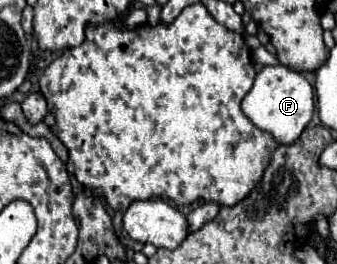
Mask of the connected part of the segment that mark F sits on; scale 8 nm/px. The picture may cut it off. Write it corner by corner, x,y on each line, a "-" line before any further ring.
284,65
264,67
246,97
242,99
242,113
262,131
270,133
278,143
296,143
314,115
314,89
304,75
286,69

